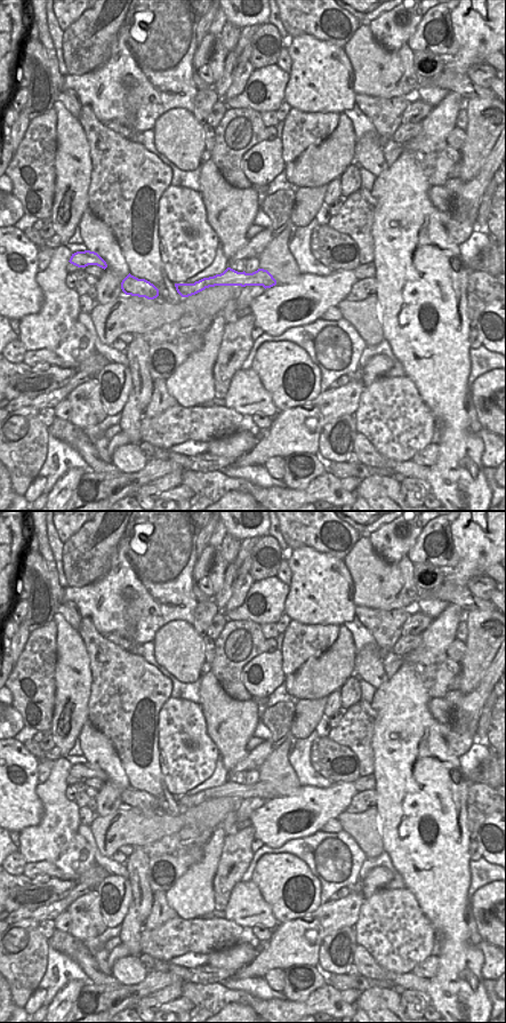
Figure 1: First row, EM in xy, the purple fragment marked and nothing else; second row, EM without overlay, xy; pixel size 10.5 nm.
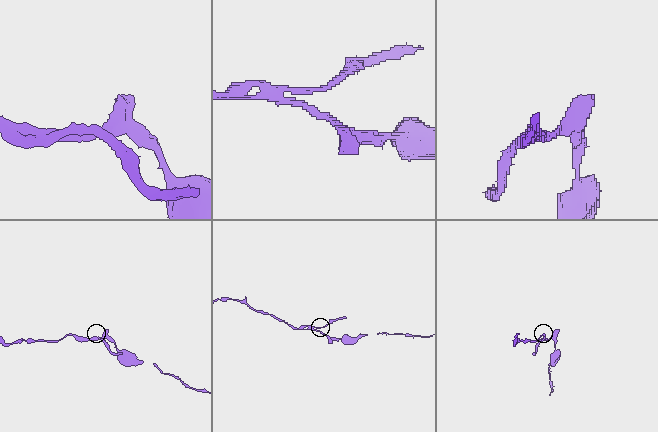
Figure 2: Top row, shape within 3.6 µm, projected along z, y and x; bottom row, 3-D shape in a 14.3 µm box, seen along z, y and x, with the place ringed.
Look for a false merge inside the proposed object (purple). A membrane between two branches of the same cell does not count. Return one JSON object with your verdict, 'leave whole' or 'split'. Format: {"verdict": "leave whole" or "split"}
{"verdict": "split"}

